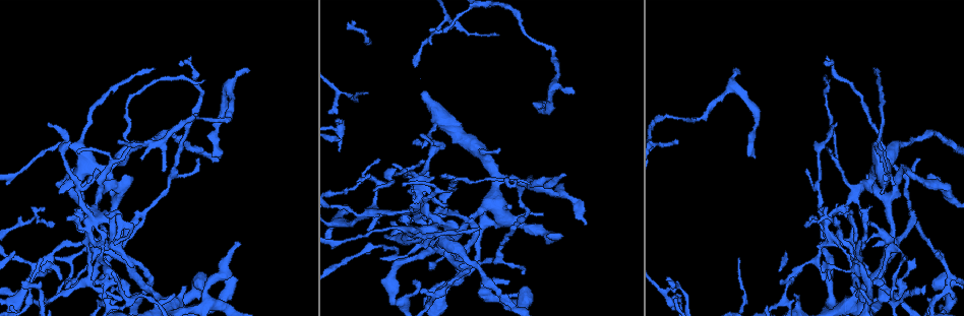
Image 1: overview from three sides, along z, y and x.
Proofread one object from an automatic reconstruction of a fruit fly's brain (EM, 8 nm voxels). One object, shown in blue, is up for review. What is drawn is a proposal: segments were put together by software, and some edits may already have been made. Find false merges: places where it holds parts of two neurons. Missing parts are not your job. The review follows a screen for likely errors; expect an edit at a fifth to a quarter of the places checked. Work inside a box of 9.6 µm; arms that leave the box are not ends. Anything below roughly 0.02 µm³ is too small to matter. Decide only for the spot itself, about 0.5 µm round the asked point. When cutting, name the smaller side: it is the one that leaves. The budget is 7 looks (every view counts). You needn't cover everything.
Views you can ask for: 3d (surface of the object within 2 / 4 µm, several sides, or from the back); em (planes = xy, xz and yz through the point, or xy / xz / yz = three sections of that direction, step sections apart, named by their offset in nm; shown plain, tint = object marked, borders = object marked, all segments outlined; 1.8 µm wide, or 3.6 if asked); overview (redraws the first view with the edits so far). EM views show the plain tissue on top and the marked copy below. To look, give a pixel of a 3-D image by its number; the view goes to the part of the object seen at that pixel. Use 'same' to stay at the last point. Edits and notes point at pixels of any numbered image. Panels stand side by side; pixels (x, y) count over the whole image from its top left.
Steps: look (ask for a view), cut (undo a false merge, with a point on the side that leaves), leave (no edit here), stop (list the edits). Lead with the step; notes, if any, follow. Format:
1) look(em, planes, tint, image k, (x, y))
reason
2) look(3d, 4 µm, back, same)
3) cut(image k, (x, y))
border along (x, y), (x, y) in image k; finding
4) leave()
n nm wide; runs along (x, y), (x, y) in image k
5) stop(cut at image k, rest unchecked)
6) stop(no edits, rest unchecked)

look(3d, 2 µm, image 1, (368, 212))
abrupt turn

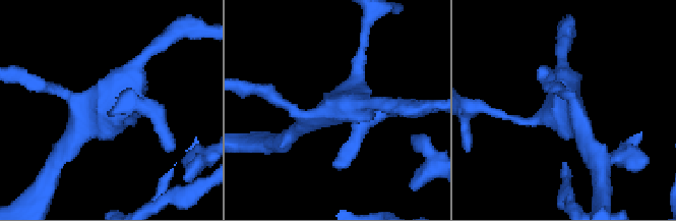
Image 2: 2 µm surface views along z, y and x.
look(em, planes, tint, image 2, (566, 102))

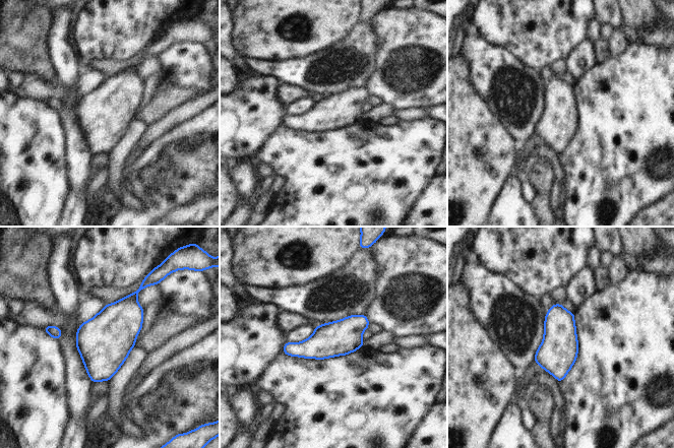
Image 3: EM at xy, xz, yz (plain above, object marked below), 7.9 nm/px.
leave()
one neuron here

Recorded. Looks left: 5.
look(em, xy, step 8, borders, image 1, (416, 232))
a fork

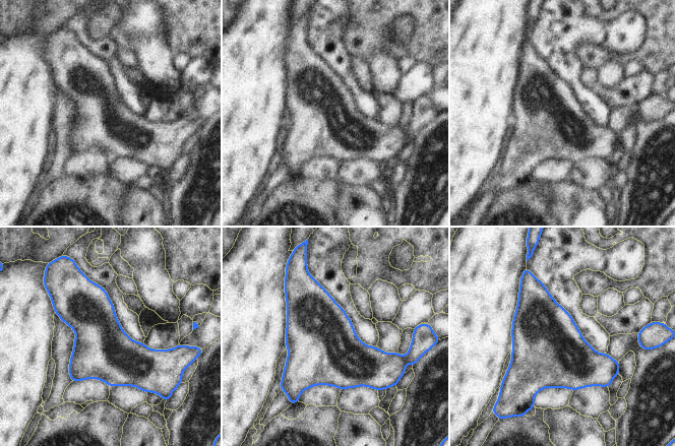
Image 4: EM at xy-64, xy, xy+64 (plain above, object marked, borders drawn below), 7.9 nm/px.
leave()
one neuron here

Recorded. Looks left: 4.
look(em, planes, tint, image 1, (456, 265))
three-way junction

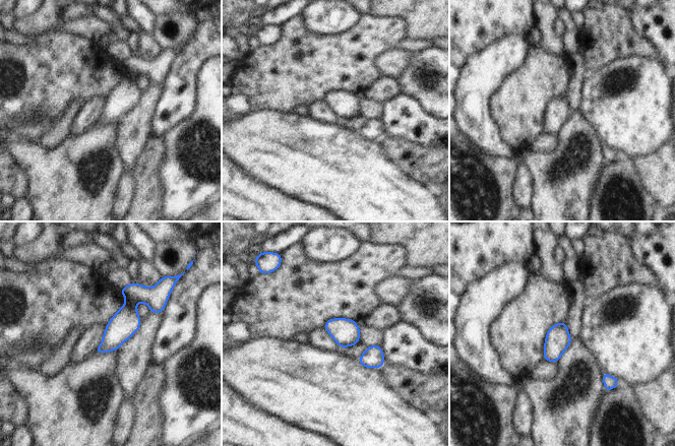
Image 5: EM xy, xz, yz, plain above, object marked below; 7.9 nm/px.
cut(image 5, (156, 298))
a second neuron is stuck on

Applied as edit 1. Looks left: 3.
stop(cut at image 5, rest unchecked)

